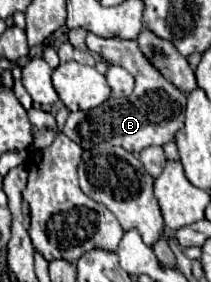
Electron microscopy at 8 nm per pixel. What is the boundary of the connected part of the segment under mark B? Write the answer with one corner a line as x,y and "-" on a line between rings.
86,35
86,45
108,65
120,65
128,73
132,73
132,77
136,79
136,87
128,99
108,99
90,111
72,111
62,133
82,149
92,149
96,145
118,145
130,153
140,153
142,149
152,145
164,147
166,143
174,141
174,135
184,127
186,93
182,93
170,81
160,77
160,73
156,73
152,63
140,53
136,41
116,41
116,37
102,39
96,35

